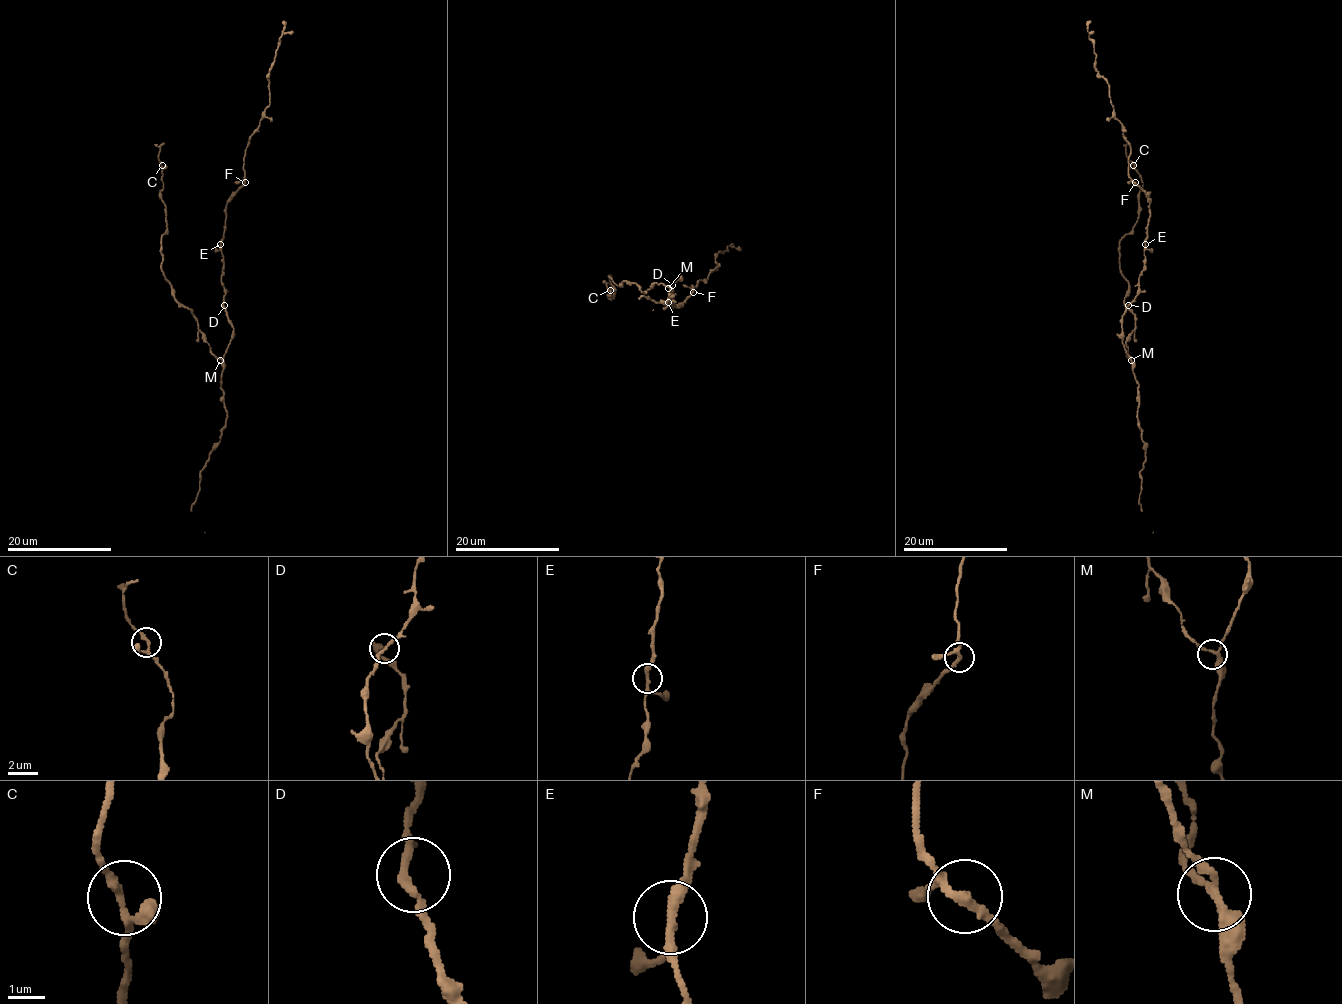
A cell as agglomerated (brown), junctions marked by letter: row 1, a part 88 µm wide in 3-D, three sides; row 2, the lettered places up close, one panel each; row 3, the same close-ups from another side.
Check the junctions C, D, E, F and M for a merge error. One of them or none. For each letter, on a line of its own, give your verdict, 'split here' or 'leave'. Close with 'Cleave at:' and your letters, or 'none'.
C: leave
D: leave
E: leave
F: leave
M: leave
Cleave at: none

